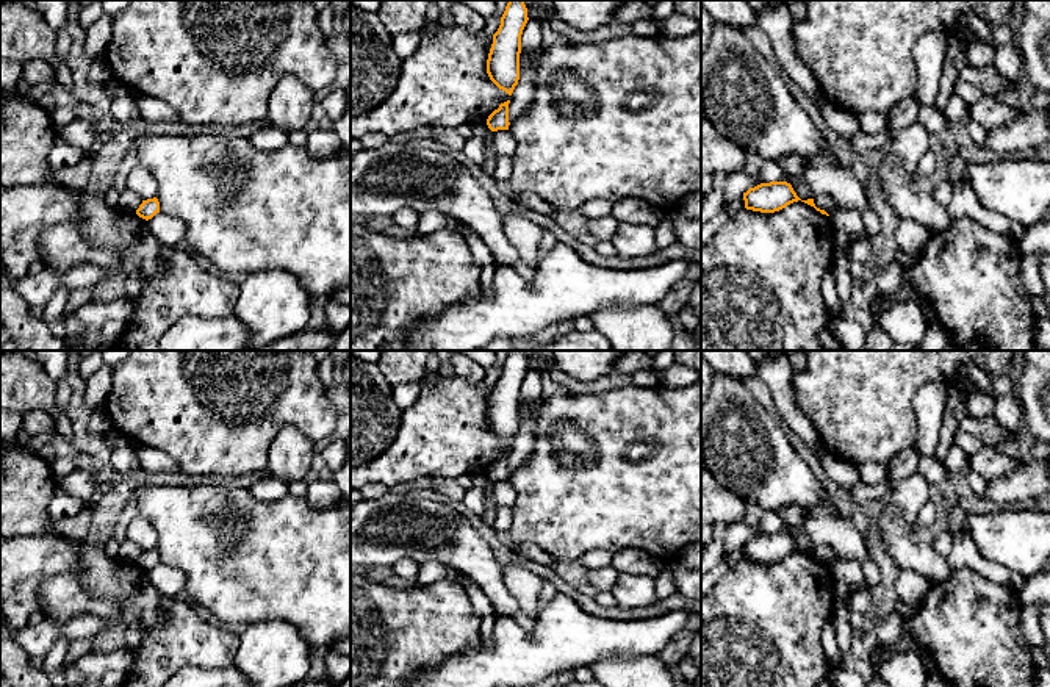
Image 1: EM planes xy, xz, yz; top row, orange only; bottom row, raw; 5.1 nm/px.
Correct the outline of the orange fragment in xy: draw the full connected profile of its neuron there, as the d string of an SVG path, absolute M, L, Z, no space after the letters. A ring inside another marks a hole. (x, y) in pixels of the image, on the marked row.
M156 197L142 200L136 214L146 221L152 219L156 213L160 213L160 202Z

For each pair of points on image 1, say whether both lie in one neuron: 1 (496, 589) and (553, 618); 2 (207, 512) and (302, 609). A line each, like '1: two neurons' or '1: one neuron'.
1: two neurons
2: one neuron

